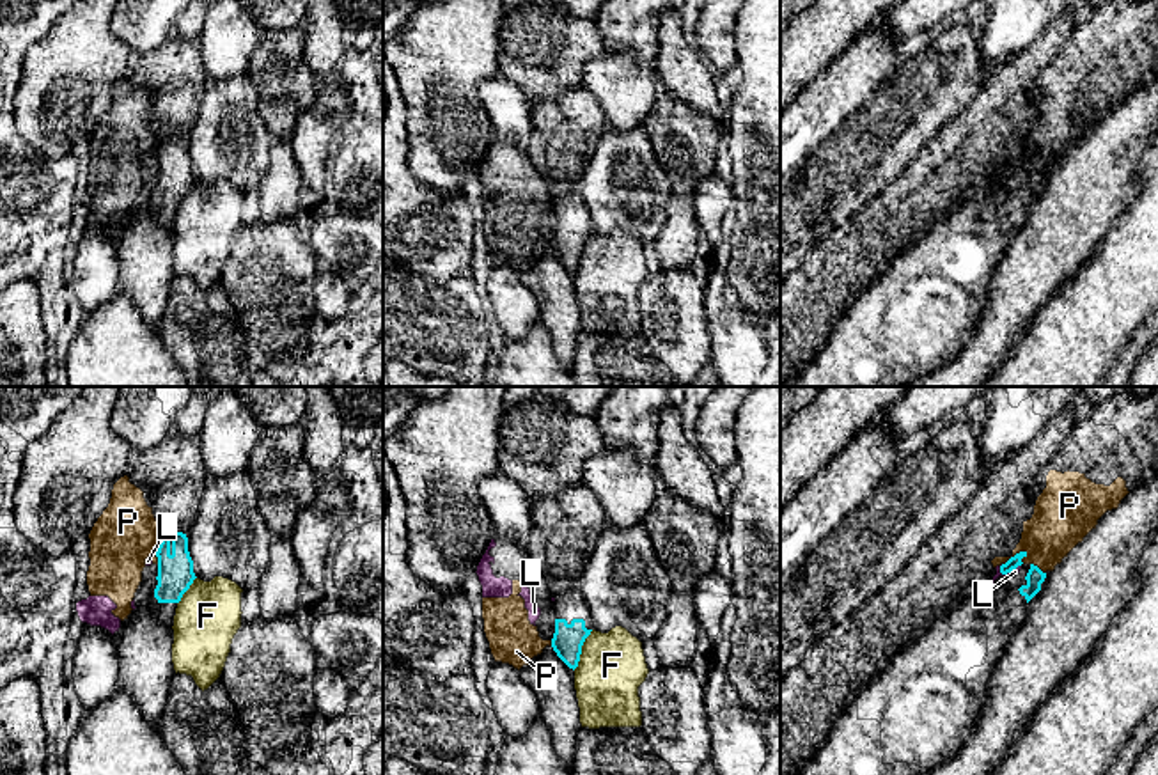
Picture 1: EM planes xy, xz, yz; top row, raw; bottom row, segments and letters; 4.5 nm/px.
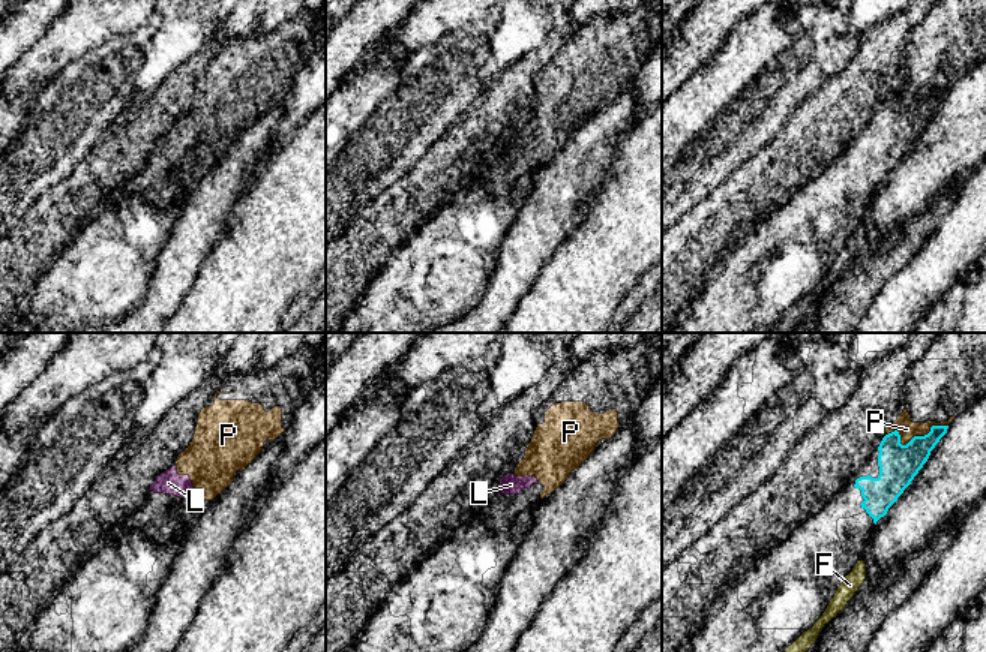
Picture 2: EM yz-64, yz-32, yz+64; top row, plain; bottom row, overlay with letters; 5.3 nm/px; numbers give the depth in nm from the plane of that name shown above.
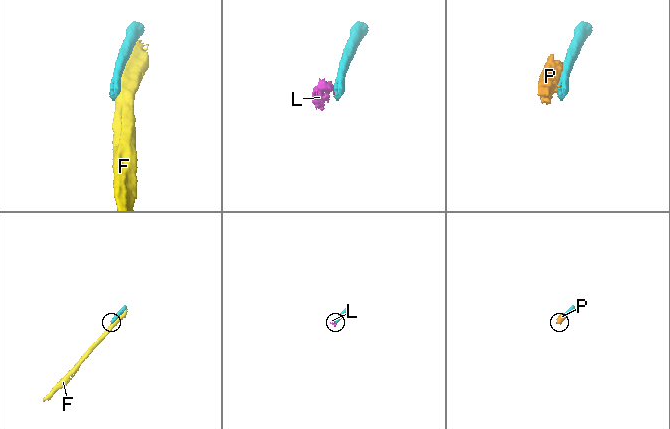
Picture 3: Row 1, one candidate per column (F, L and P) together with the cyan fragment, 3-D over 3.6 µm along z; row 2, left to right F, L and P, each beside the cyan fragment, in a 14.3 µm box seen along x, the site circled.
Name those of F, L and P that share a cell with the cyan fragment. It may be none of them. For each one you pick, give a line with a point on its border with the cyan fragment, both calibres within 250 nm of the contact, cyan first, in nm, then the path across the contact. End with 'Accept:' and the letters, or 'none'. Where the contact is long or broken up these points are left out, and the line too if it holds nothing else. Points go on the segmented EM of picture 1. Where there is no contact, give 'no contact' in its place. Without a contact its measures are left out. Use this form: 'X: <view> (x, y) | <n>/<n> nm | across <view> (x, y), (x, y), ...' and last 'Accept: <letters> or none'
Accept: none

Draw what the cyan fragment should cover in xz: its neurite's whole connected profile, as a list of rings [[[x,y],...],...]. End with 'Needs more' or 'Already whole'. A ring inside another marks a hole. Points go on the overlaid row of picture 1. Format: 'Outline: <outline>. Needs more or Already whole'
Outline: [[[578,589],[564,591],[555,598],[555,633],[552,647],[557,656],[569,667],[576,669],[585,638],[594,630],[591,612],[583,594]]]. Needs more

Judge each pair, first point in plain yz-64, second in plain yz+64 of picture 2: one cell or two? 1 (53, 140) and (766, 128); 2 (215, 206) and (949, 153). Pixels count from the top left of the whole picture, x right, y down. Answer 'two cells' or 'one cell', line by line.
1: one cell
2: one cell

